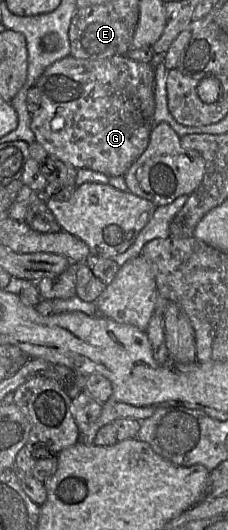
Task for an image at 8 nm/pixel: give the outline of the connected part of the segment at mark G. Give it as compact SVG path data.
M68 55L47 67L36 85L41 91L41 105L32 114L31 129L36 141L49 156L55 156L76 169L89 169L108 177L124 176L146 149L154 126L154 68L126 55L87 60Z

